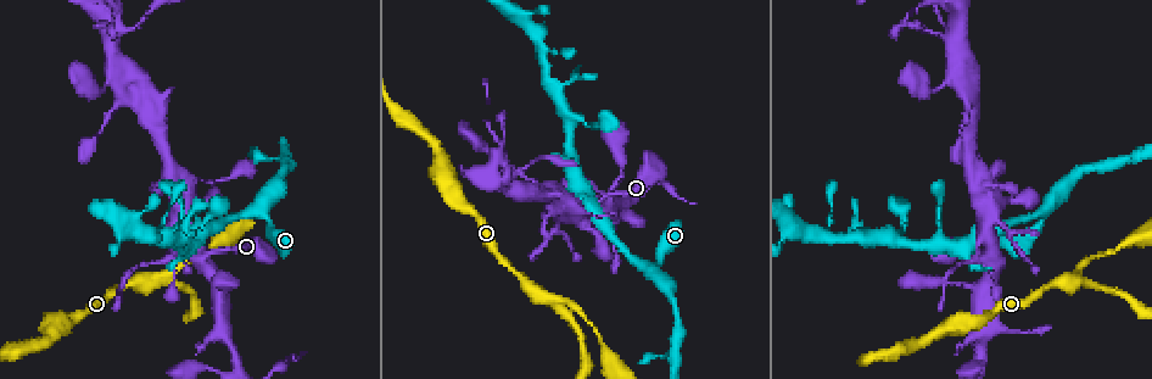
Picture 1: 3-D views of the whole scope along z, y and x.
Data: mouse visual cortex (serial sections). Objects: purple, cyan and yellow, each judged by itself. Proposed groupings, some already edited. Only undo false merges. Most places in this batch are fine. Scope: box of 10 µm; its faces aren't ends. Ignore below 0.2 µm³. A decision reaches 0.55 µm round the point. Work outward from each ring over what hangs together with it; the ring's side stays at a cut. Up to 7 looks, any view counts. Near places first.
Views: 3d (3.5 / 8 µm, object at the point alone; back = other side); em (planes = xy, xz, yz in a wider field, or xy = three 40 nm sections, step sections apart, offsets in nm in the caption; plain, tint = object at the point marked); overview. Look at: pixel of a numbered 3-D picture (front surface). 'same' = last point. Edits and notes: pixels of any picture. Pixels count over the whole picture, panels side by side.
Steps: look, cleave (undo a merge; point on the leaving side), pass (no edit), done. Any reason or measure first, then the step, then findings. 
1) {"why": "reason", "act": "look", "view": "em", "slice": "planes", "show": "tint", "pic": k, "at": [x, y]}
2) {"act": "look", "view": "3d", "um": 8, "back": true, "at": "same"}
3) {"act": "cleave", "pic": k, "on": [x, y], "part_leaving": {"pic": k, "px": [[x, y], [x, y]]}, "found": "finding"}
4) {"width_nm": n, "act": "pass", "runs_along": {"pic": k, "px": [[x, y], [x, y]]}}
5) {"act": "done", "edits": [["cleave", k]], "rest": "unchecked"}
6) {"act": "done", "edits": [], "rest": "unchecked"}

{"why": "narrows sharply", "act": "look", "view": "3d", "um": 3.5, "pic": 1, "at": [621, 177]}

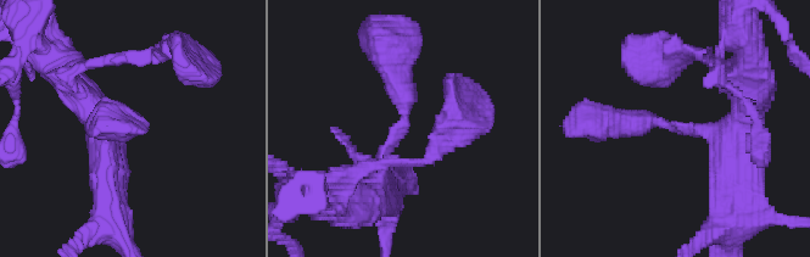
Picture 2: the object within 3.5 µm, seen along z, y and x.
{"why": "need the tissue", "act": "look", "view": "em", "slice": "planes", "show": "plain", "pic": 2, "at": [400, 128]}

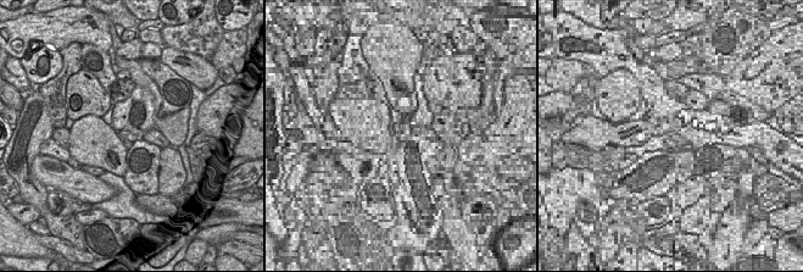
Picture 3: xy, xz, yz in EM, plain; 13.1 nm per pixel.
{"act": "look", "view": "em", "slice": "planes", "show": "tint", "at": "same"}

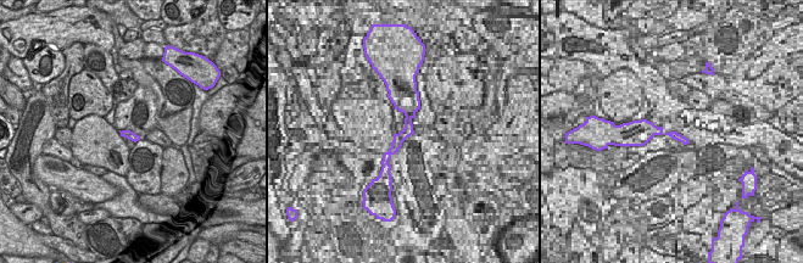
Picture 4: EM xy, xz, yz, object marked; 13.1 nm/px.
{"act": "pass", "runs_along": {"pic": 2, "px": [[373, 194], [406, 122], [387, 56]]}, "found": "one cell here"}

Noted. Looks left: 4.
{"why": "two arms in line, one across", "act": "look", "view": "3d", "um": 3.5, "pic": 1, "at": [1076, 278]}

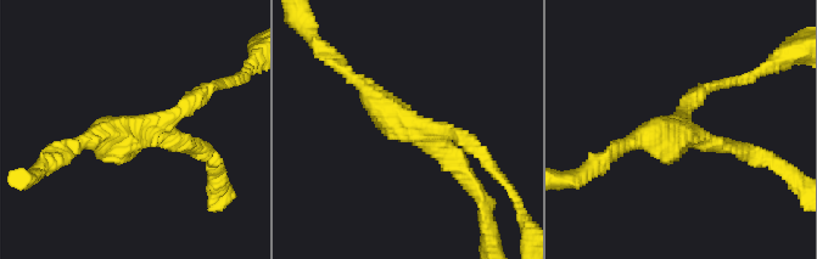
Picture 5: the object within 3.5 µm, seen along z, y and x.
{"arms": 3, "arm_widths_nm": [200, 200, 350], "why": "need the tissue", "act": "look", "view": "em", "slice": "planes", "show": "tint", "pic": 5, "at": [156, 126]}

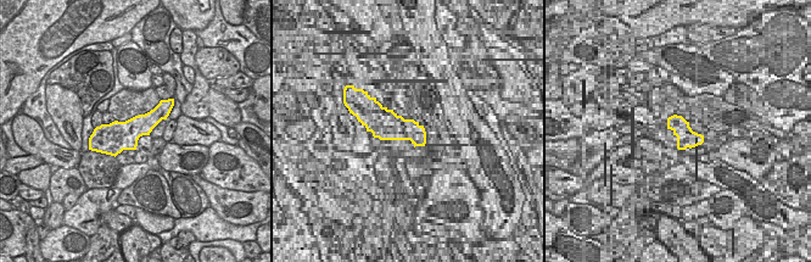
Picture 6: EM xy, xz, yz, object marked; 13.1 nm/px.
{"act": "pass", "runs_along": {"pic": 5, "px": [[364, 88], [487, 163]]}, "found": "continuous, no second cell"}

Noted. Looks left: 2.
{"why": "abrupt turn", "act": "look", "view": "3d", "um": 3.5, "pic": 1, "at": [993, 192]}

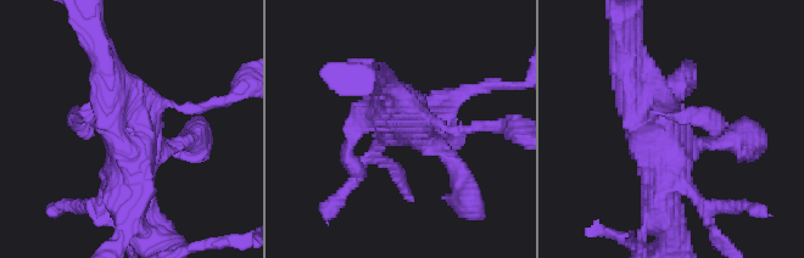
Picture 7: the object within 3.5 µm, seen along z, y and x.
{"act": "pass", "found": "all the same cell"}

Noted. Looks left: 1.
{"act": "done", "edits": [], "rest": "unchecked"}

